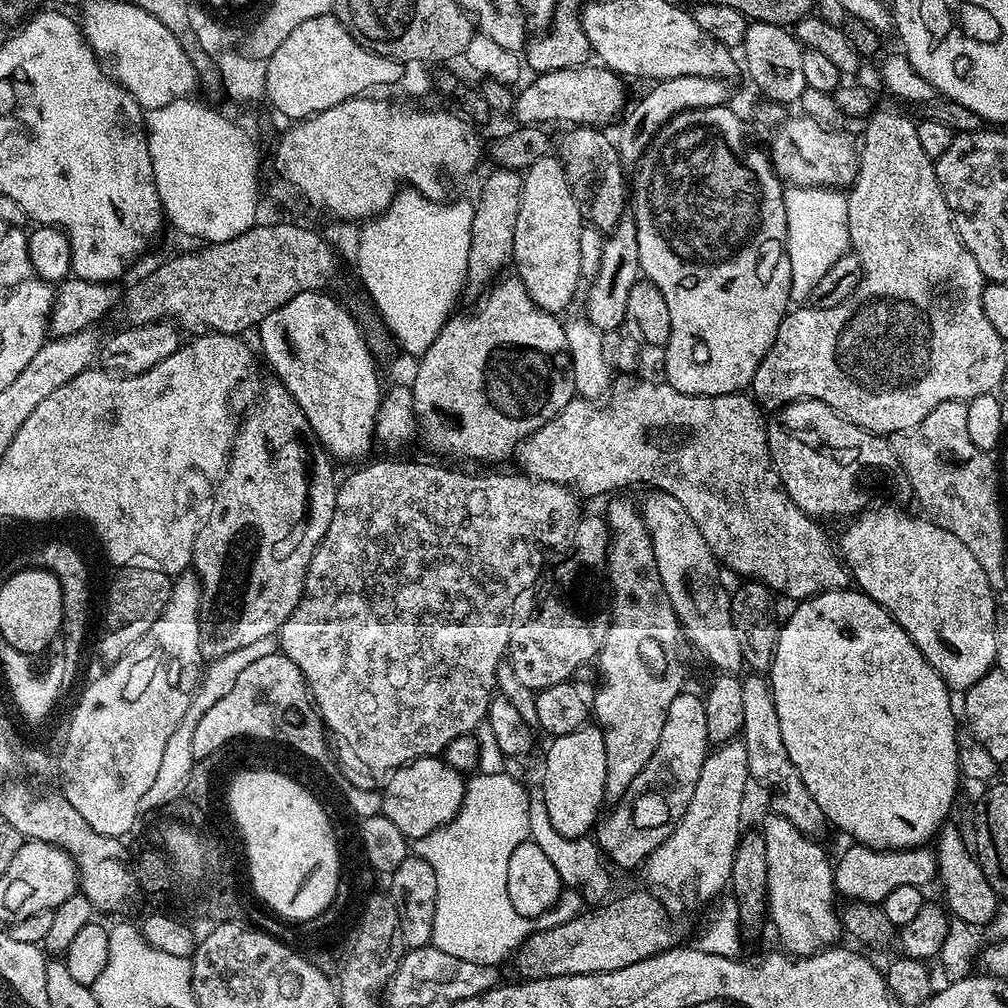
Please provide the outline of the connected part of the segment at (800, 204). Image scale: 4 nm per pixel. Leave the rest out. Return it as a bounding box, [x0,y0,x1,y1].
[783,186,849,302]

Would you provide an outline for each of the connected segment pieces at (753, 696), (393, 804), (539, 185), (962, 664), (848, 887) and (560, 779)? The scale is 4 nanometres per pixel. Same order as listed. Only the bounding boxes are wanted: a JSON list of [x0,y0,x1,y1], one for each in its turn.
[[742,674,826,837],[382,756,466,842],[514,154,582,314],[838,508,997,694],[834,843,937,904],[544,726,606,840]]

